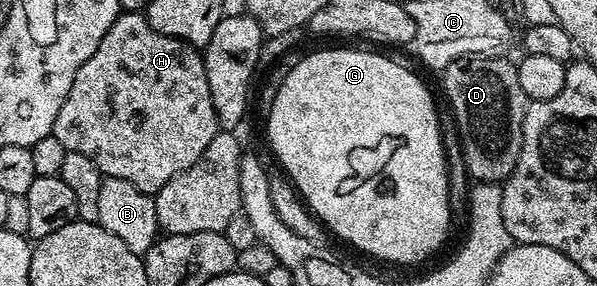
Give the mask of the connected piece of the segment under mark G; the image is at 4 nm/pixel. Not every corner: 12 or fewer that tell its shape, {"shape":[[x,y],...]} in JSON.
{"shape":[[374,51],[306,55],[266,139],[366,255],[450,231],[430,91]]}

